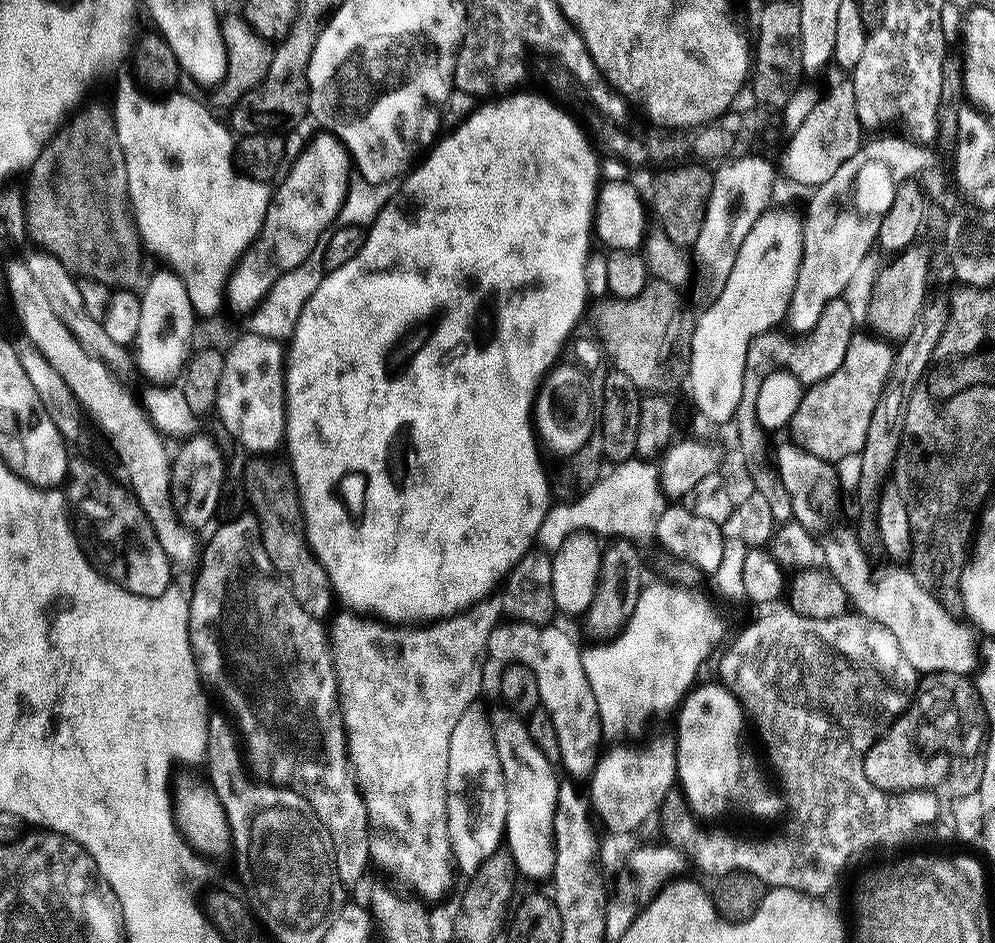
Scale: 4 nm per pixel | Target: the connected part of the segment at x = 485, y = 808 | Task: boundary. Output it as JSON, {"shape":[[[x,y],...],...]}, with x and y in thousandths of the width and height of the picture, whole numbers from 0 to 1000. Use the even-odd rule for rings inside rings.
{"shape":[[[481,745],[474,747],[460,761],[456,778],[452,778],[452,804],[450,805],[450,842],[452,860],[450,862],[450,882],[454,887],[454,906],[459,919],[466,927],[473,927],[492,908],[502,902],[509,887],[507,873],[511,862],[511,836],[507,831],[507,807],[501,804],[496,768],[490,765]]]}

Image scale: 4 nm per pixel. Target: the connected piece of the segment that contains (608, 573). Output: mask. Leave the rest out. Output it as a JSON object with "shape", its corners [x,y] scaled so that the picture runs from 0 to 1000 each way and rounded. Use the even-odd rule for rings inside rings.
{"shape":[[[616,572],[615,577],[603,586],[603,612],[599,618],[599,629],[590,647],[585,651],[587,666],[596,674],[596,680],[610,681],[631,663],[637,643],[641,643],[643,626],[648,618],[647,602],[643,599],[644,582],[634,573]]]}

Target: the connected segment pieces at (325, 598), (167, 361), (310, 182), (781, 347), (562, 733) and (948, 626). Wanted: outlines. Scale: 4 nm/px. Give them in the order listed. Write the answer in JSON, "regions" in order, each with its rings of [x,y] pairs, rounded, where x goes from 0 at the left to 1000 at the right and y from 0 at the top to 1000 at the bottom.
{"regions":[[[[277,486],[250,487],[253,489],[245,496],[245,526],[253,533],[251,543],[261,559],[263,579],[267,579],[271,596],[293,625],[297,637],[313,653],[329,654],[335,648],[336,629],[330,622],[330,611],[319,597],[318,589],[314,586],[306,568],[306,547],[302,544],[297,509],[293,506],[292,495],[284,487],[281,487],[282,489],[273,487]]],[[[171,286],[157,288],[153,301],[140,311],[143,324],[143,341],[139,341],[139,354],[135,366],[135,386],[150,399],[153,405],[173,405],[186,393],[190,381],[189,364],[193,361],[195,330],[187,305],[180,294]]],[[[329,138],[320,140],[315,148],[311,147],[307,152],[297,170],[288,175],[289,183],[282,189],[281,196],[276,196],[275,203],[272,205],[272,212],[268,216],[268,225],[261,246],[246,265],[245,270],[241,273],[240,279],[232,290],[231,318],[233,316],[237,322],[249,317],[253,317],[253,320],[259,320],[273,306],[274,298],[286,288],[299,283],[314,268],[321,250],[329,247],[339,236],[339,229],[345,218],[352,194],[352,186],[350,187],[352,166],[350,158],[346,156],[346,152],[340,145]]],[[[848,316],[835,318],[829,323],[822,341],[815,348],[815,351],[801,355],[798,358],[801,361],[787,356],[784,350],[768,352],[765,356],[758,357],[750,375],[749,404],[763,405],[771,396],[787,392],[798,396],[804,402],[805,407],[815,409],[836,397],[838,392],[842,392],[858,355],[856,327],[850,319],[851,317]]],[[[504,660],[492,672],[490,682],[490,695],[497,698],[504,696],[504,701],[528,704],[541,719],[541,736],[543,744],[553,757],[557,766],[557,774],[561,774],[561,791],[563,792],[562,809],[572,819],[572,824],[594,824],[601,805],[599,792],[603,789],[603,754],[597,740],[597,732],[593,732],[593,723],[589,719],[589,710],[585,706],[583,697],[584,688],[560,664],[548,664],[545,662],[525,662],[522,660]]],[[[865,592],[856,600],[852,594],[850,602],[834,604],[839,618],[844,619],[852,631],[855,644],[863,652],[874,655],[890,668],[894,668],[894,672],[903,677],[903,685],[907,685],[911,702],[915,702],[915,706],[919,706],[922,714],[958,713],[968,717],[980,714],[983,708],[982,671],[968,656],[965,659],[963,654],[956,653],[932,628],[934,625],[926,616],[905,603],[908,601],[896,600],[889,609],[888,615],[880,616],[876,615],[876,607],[872,603],[871,596],[871,593]]]]}

